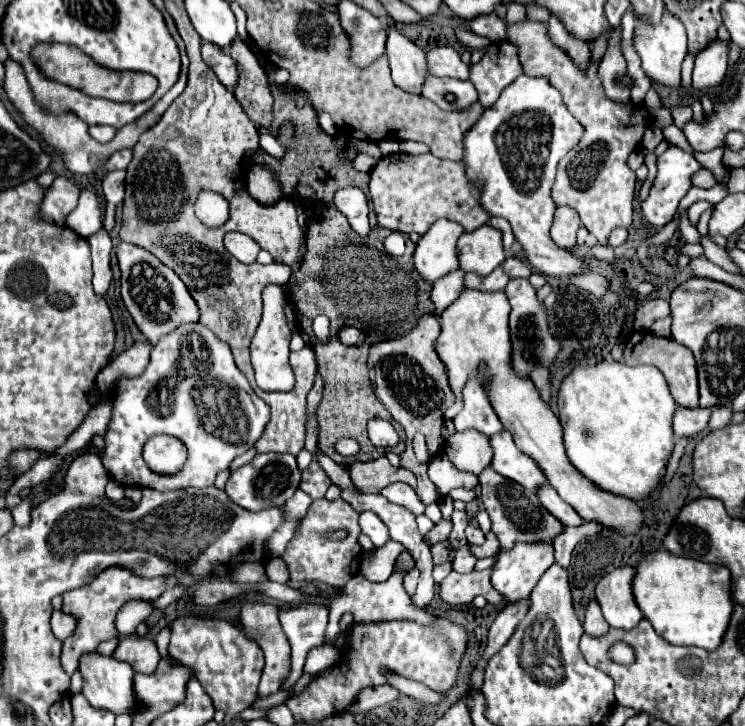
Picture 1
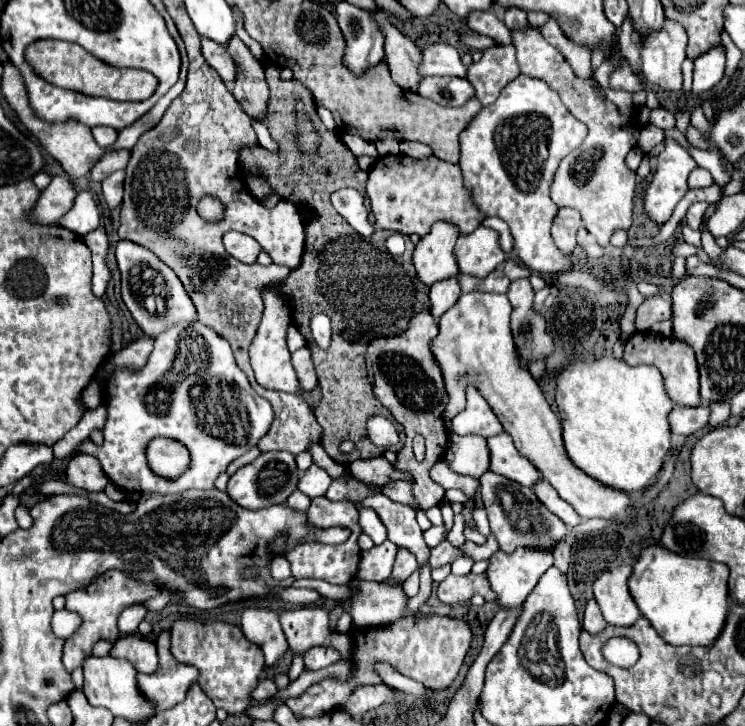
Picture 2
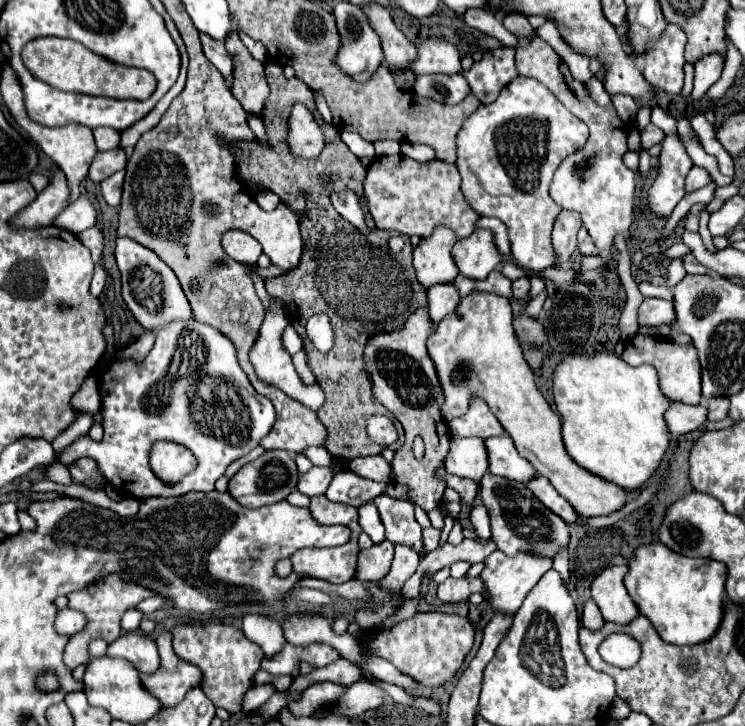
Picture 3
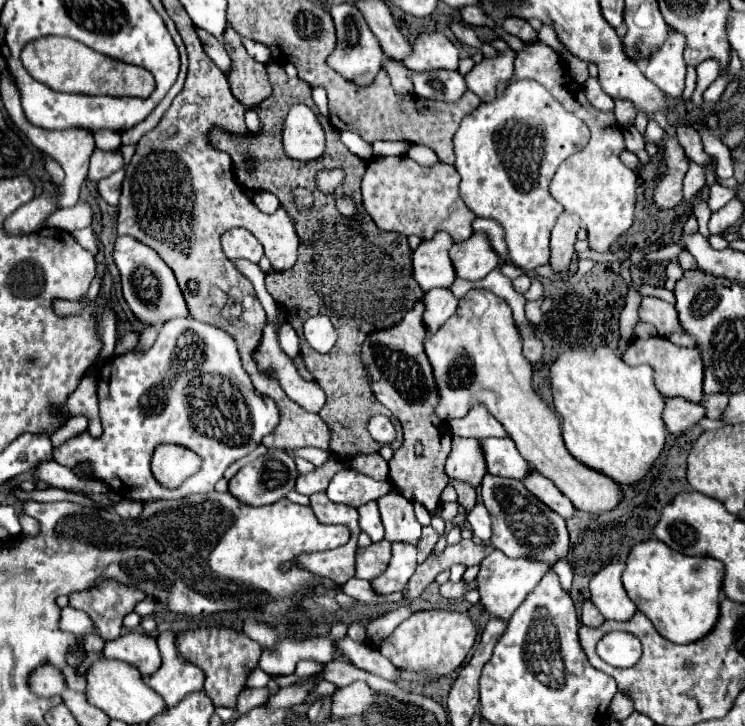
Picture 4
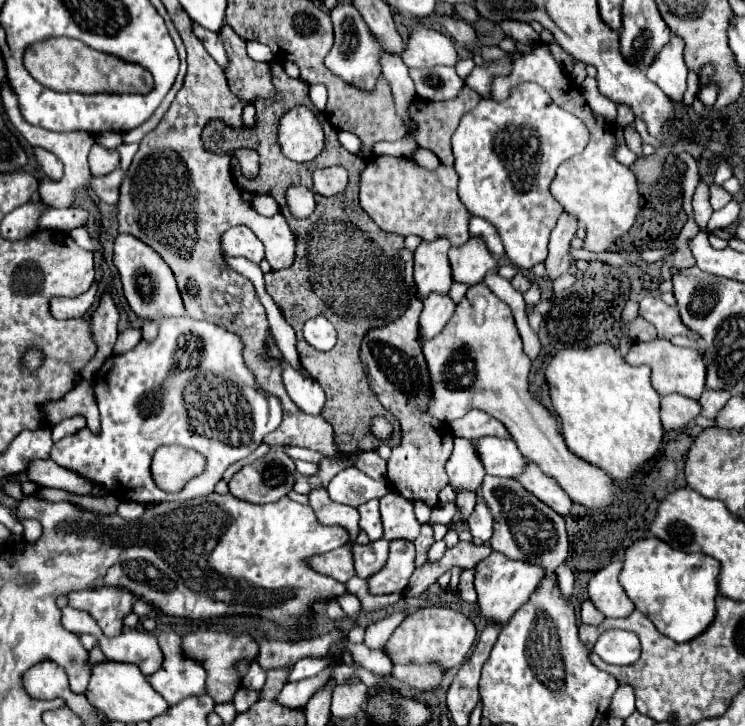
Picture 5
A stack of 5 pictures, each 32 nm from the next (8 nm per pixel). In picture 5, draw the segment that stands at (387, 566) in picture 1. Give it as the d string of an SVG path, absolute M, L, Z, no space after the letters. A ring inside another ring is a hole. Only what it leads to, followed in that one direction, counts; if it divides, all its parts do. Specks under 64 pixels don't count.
M380 538L376 542L370 542L366 546L362 544L352 544L352 554L354 554L354 566L356 566L356 576L360 578L370 578L376 574L386 558L388 558L388 540Z

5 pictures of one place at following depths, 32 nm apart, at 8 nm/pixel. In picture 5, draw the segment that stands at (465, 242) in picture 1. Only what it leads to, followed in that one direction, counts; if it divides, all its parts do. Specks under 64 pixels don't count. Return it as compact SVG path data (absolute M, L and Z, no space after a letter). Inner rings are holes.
M468 240L460 248L450 248L448 258L450 258L454 282L466 286L474 286L482 282L486 272L496 266L496 260L480 240Z

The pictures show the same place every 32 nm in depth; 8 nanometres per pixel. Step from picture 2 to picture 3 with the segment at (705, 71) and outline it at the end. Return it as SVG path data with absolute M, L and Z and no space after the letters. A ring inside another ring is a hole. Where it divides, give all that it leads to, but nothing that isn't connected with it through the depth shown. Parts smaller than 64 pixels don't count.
M718 54L706 56L694 64L694 90L692 90L692 100L700 102L706 90L720 78L724 68L724 60Z

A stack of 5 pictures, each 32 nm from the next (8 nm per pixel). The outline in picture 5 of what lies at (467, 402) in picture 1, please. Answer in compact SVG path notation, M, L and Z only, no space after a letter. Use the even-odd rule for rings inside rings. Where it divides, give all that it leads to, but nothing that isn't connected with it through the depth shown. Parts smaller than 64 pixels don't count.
M470 410L464 418L450 422L452 430L460 438L480 438L486 434L496 434L498 438L510 438L510 432L500 424L500 420L488 416L482 410Z

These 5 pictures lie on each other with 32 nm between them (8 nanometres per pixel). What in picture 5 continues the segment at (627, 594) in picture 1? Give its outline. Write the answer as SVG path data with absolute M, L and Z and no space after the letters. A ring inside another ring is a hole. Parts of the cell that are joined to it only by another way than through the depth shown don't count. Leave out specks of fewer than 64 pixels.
M612 562L602 570L598 570L588 582L590 600L606 618L624 618L634 610L632 600L626 596L624 588L620 588L618 582L620 568L622 568L620 562Z

